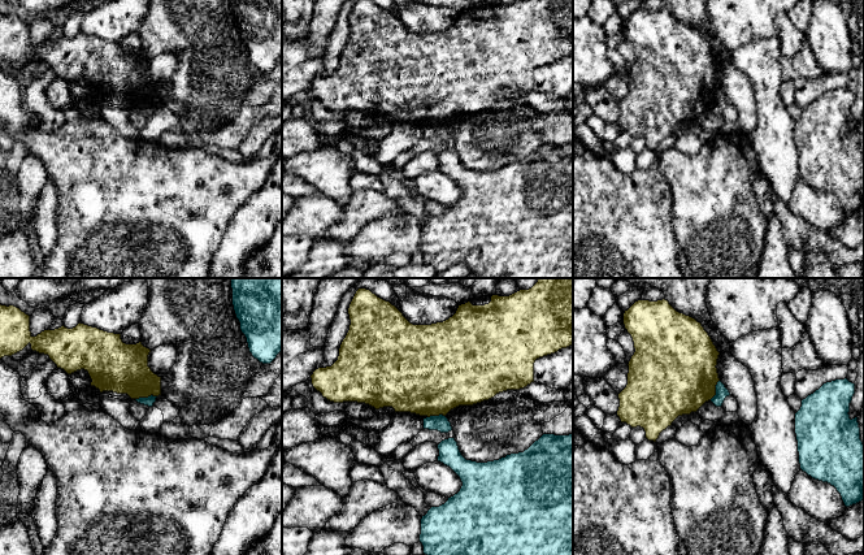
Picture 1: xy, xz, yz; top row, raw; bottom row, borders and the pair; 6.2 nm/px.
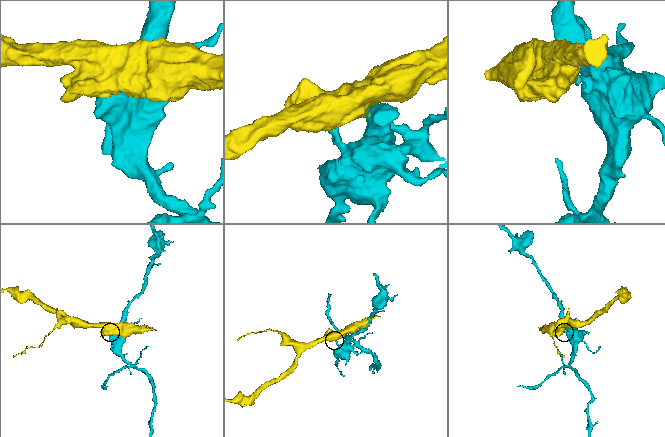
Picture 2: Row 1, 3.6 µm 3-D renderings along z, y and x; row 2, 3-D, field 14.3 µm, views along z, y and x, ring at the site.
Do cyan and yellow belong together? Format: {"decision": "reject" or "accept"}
{"decision": "reject"}

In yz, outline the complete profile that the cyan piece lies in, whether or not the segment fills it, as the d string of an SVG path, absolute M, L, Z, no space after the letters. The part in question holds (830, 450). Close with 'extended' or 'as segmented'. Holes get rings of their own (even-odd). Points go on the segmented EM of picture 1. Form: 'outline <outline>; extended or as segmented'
outline M847 378L824 383L802 400L795 413L800 469L815 480L828 482L841 494L846 507L864 500L864 443L858 417L850 419L850 403L855 383Z; as segmented

